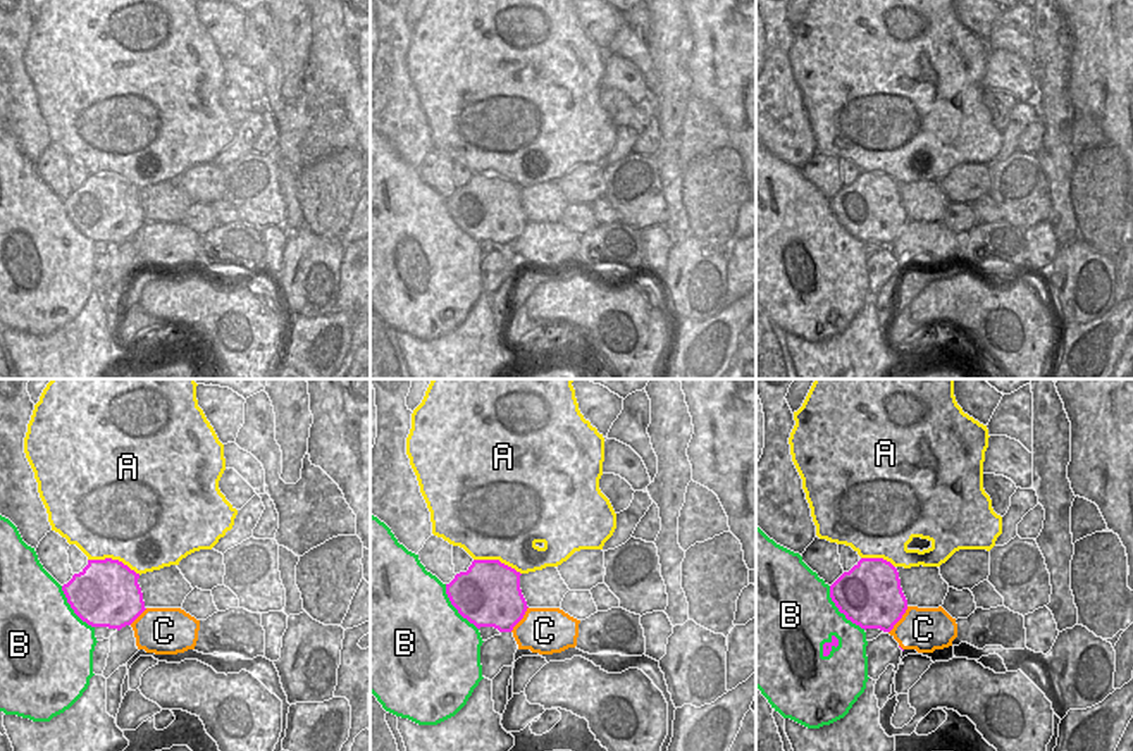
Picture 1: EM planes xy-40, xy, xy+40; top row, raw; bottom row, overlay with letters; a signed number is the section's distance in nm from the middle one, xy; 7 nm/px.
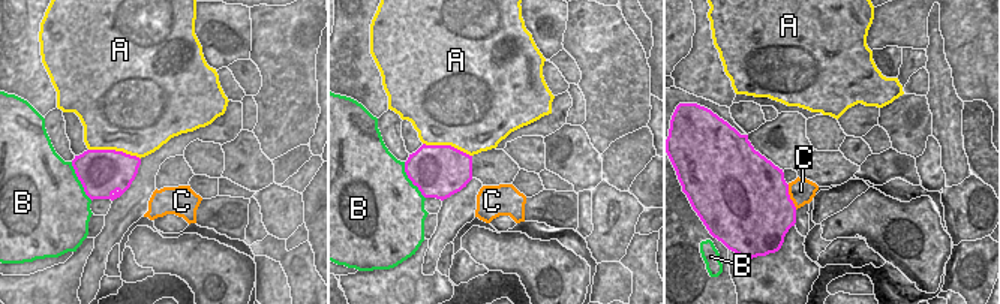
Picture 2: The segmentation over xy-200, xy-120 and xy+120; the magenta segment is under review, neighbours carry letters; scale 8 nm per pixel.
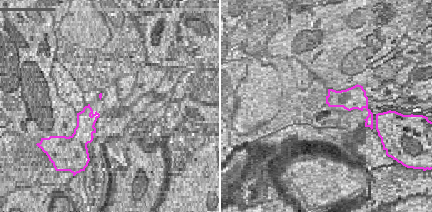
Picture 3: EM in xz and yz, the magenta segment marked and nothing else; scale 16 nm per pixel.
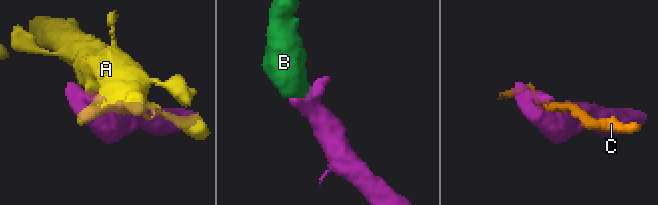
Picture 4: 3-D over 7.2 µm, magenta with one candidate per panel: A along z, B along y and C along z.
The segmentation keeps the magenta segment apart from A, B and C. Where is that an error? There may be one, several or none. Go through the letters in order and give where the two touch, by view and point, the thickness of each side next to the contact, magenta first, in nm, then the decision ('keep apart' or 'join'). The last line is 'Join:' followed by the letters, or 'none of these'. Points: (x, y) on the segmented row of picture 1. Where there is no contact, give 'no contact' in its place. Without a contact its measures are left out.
A: meets magenta in xy-40 at (114, 560); 460 nm thick on the magenta side, 480 nm on the other; keep apart
B: meets magenta in xy+40 at (841, 612); 440 nm thick on the magenta side, 440 nm on the other; join
C: meets magenta in xy+40 at (899, 619); 440 nm thick on the magenta side, 320 nm on the other; keep apart
Join: B

